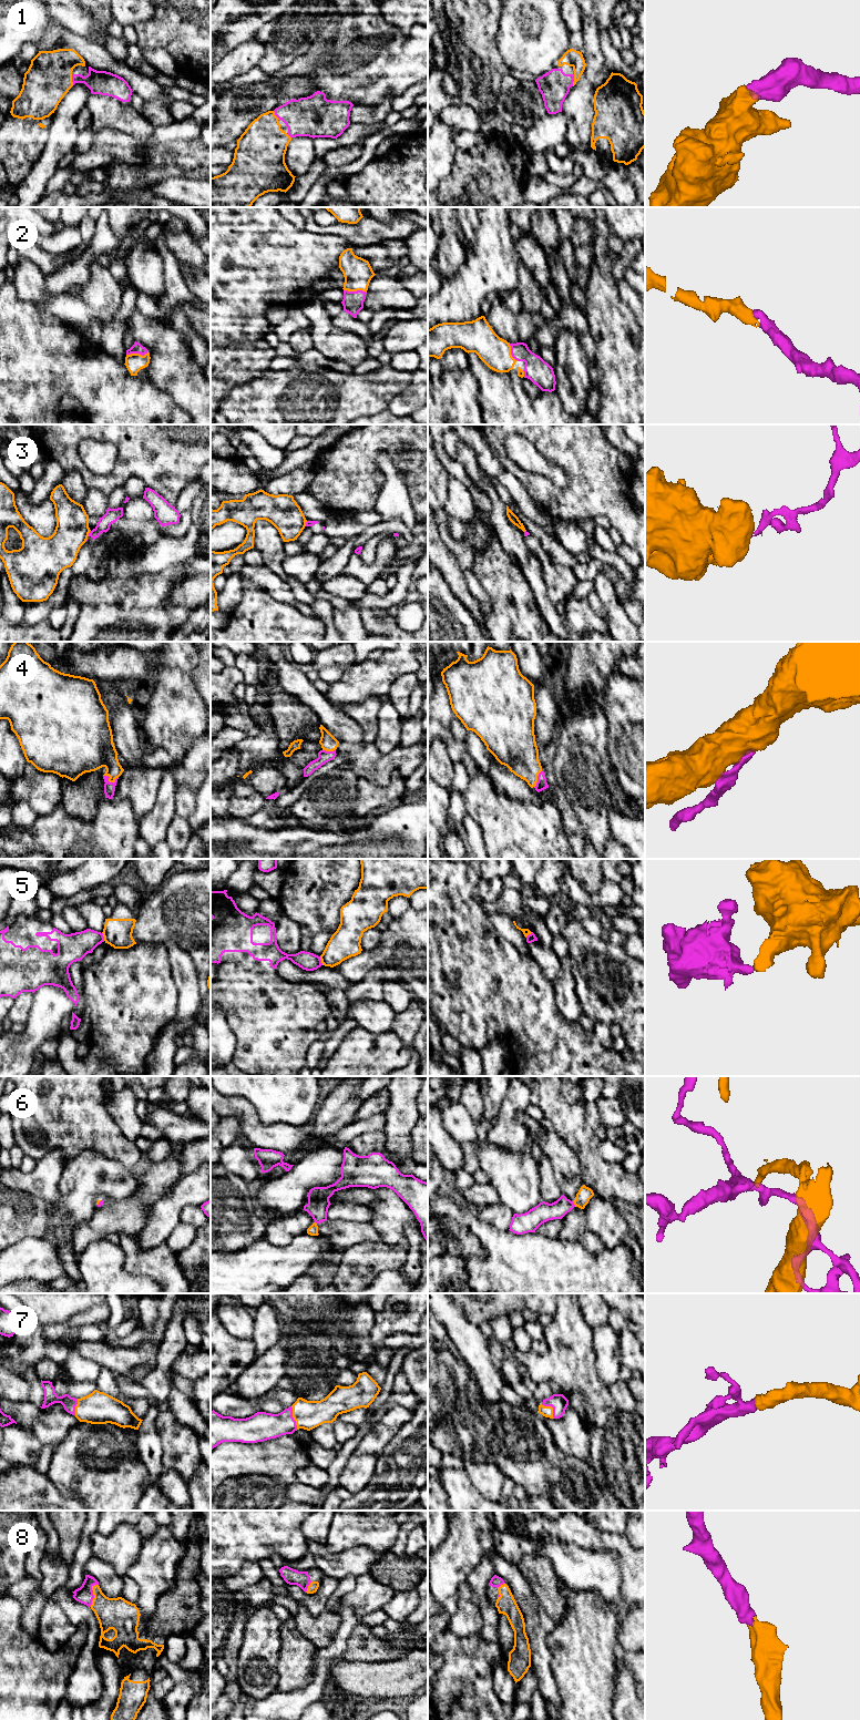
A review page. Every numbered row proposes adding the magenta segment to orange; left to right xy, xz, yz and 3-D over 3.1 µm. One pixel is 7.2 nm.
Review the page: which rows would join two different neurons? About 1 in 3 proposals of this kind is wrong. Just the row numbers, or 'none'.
3, 5

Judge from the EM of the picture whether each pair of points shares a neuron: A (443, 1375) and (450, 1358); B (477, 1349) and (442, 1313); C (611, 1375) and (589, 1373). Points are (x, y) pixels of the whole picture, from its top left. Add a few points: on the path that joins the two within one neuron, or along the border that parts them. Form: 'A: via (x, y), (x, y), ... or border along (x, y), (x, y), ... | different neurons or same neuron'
A: via (448, 1371), (448, 1362) | same neuron
B: via (468, 1340), (451, 1322) | same neuron
C: border along (593, 1349), (597, 1375), (607, 1388) | different neurons

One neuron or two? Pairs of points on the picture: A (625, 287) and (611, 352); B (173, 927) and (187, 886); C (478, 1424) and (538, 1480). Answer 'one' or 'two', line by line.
A: two
B: one
C: one

